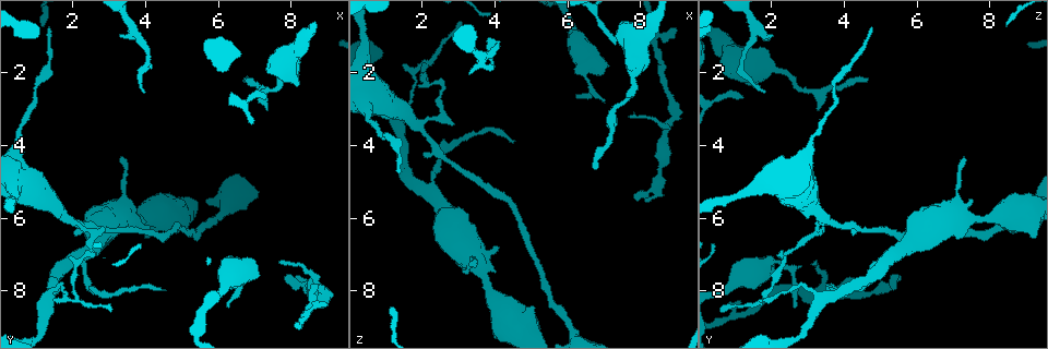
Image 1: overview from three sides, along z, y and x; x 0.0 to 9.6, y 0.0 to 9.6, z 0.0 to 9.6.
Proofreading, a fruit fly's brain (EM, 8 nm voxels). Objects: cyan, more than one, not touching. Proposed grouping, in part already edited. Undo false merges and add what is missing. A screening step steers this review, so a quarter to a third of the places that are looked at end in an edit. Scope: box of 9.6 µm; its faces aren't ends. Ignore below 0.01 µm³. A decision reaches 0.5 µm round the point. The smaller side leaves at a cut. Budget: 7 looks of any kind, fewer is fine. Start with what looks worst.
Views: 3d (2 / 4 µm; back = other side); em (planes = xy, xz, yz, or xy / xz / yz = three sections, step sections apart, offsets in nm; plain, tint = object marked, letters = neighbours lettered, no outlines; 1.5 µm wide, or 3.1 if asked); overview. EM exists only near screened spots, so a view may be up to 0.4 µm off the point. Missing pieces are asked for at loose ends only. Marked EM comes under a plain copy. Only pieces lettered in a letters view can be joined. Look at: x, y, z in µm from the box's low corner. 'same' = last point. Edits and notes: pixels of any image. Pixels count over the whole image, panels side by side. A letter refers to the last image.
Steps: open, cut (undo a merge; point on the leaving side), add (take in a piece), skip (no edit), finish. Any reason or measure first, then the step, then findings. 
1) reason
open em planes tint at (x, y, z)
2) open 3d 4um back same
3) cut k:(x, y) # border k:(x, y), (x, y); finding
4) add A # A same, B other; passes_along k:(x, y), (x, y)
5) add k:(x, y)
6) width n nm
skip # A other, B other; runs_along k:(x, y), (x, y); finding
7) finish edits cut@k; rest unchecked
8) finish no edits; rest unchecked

an open end
open 3d 2um back at (3.25, 1.00, 2.00)

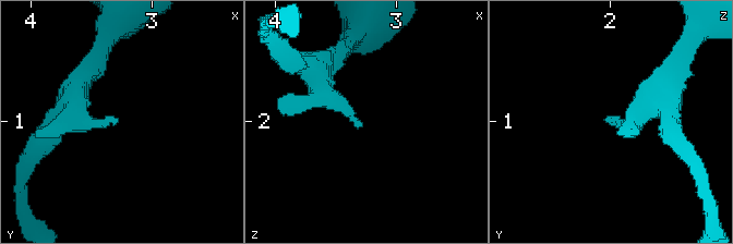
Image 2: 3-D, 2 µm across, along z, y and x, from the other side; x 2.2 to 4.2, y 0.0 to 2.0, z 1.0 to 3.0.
open em planes letters at (3.30, 0.98, 2.06)

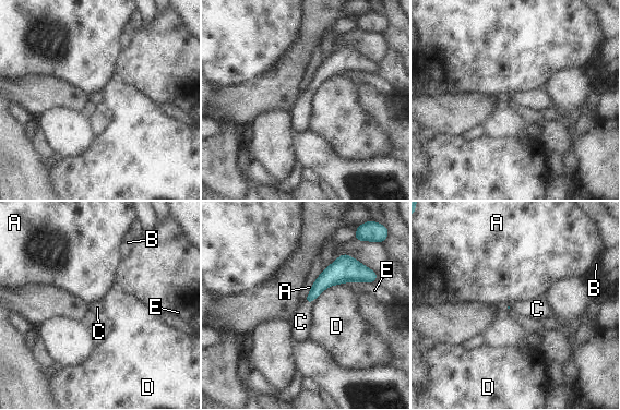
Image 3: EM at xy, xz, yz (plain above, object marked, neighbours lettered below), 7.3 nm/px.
add C # A other, B other, C same, D other, E other; passes_along 3:(330, 276), (310, 303), (300, 322); it goes on there

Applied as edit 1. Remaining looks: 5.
open 3d 2um at (2.60, 7.00, 2.35)

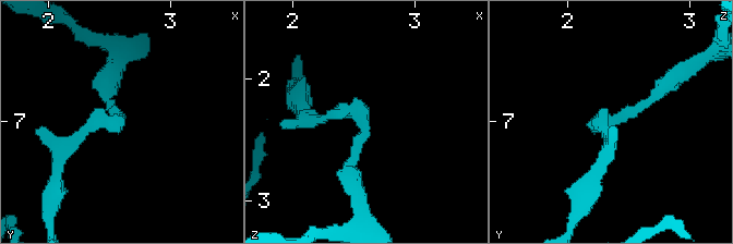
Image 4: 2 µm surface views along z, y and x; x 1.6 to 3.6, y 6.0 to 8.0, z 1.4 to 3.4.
open em planes letters at (2.58, 7.00, 2.34)

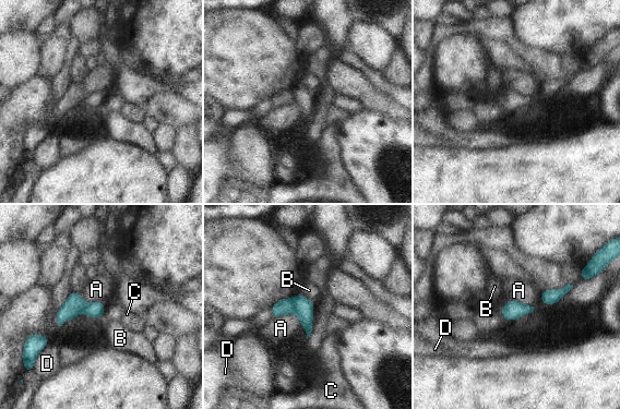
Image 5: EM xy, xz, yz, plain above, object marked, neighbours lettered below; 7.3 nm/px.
width 120 nm
cut 5:(303, 308) # A other, B other, C other, D other; border 5:(290, 299), (295, 311); a second neuron is stuck on

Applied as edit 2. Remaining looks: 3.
open overview

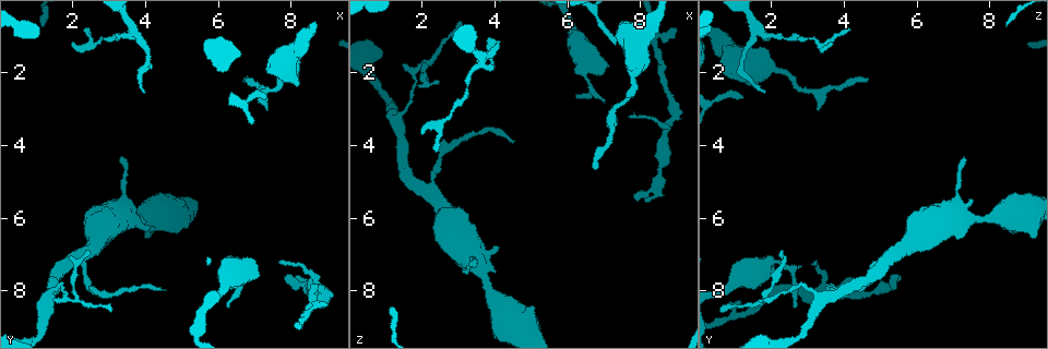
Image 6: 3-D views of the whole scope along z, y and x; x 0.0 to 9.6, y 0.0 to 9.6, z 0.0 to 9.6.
tapers out
open em 3.1um planes letters at (6.65, 2.15, 4.60)

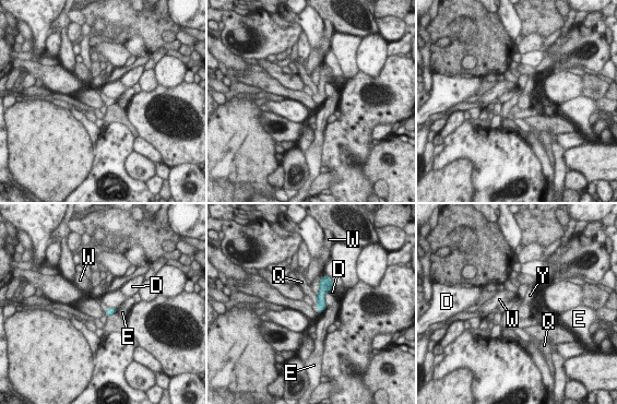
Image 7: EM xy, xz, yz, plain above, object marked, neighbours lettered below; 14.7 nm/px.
add Y # D other, E other, Q other, W other, Y same; passes_along 7:(110, 311), (107, 310), (103, 306); the neuron continues

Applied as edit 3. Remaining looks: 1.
finish edits add@3, cut@5, add@7; rest unchecked

